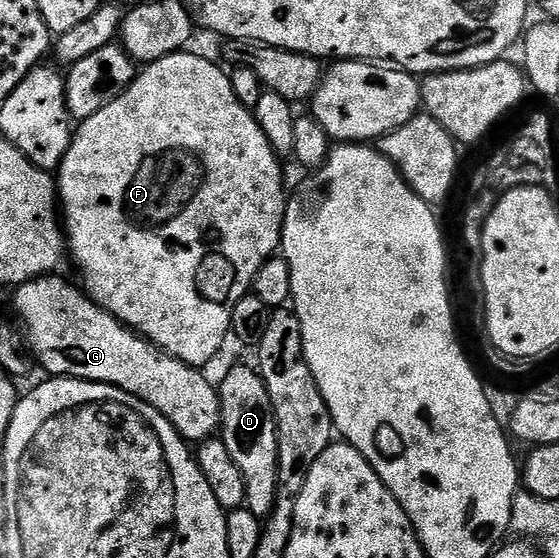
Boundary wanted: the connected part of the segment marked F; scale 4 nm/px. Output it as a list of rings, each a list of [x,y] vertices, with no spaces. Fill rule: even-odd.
[[[179,51],[179,52],[176,52],[176,53],[173,53],[173,54],[172,54],[172,55],[168,55],[168,56],[167,56],[167,57],[165,57],[165,58],[164,58],[164,59],[160,59],[160,60],[159,60],[159,61],[151,61],[151,62],[149,62],[149,64],[147,64],[147,65],[146,65],[146,66],[145,66],[145,68],[143,68],[143,69],[146,69],[146,70],[144,70],[144,71],[143,71],[143,73],[142,73],[142,70],[141,70],[141,72],[139,72],[139,73],[138,73],[138,74],[137,74],[137,76],[135,76],[135,79],[134,79],[134,81],[133,81],[133,82],[132,82],[132,84],[130,84],[130,85],[129,85],[129,87],[128,87],[128,88],[126,88],[126,90],[125,90],[125,91],[123,91],[123,92],[122,92],[122,93],[121,93],[121,94],[120,94],[120,96],[119,96],[119,97],[117,97],[117,98],[116,98],[116,99],[112,99],[112,103],[108,103],[108,107],[103,107],[103,108],[102,108],[102,110],[100,110],[100,111],[96,111],[96,115],[92,115],[92,119],[88,119],[88,120],[87,120],[87,121],[84,121],[84,122],[81,122],[81,124],[79,124],[79,125],[78,125],[78,126],[77,126],[77,128],[75,128],[75,129],[74,129],[74,130],[73,130],[73,133],[72,133],[72,136],[71,136],[71,139],[70,139],[70,146],[69,146],[69,147],[68,147],[68,151],[67,151],[67,152],[66,152],[66,154],[65,154],[65,155],[64,155],[64,159],[63,159],[63,160],[62,160],[62,163],[61,163],[61,165],[59,165],[59,166],[58,166],[58,168],[57,168],[57,170],[56,170],[56,196],[57,196],[57,198],[58,198],[58,200],[59,200],[59,202],[60,202],[60,217],[61,217],[61,220],[62,220],[62,221],[63,221],[63,222],[64,222],[64,232],[65,232],[65,235],[66,235],[66,240],[67,240],[67,242],[68,242],[68,253],[69,253],[69,256],[70,256],[70,257],[71,257],[71,258],[72,258],[72,261],[73,261],[73,257],[74,257],[74,261],[75,261],[75,263],[76,263],[76,264],[78,264],[78,269],[79,269],[79,271],[80,271],[80,272],[82,272],[82,281],[81,281],[81,280],[80,280],[80,285],[81,285],[81,288],[82,288],[82,289],[83,289],[83,290],[84,290],[84,292],[85,292],[85,294],[86,294],[86,296],[88,296],[88,297],[91,297],[91,299],[93,299],[93,300],[94,300],[94,301],[95,301],[95,303],[97,303],[97,305],[99,305],[99,306],[100,306],[100,307],[101,307],[101,308],[102,308],[102,309],[103,309],[103,310],[104,310],[104,311],[108,311],[108,312],[109,312],[109,313],[111,313],[111,315],[112,315],[112,316],[114,316],[114,317],[115,317],[115,318],[116,318],[116,320],[117,320],[117,321],[121,321],[121,322],[122,322],[122,324],[123,324],[123,325],[125,325],[125,326],[126,326],[126,328],[128,328],[128,329],[133,329],[133,330],[134,330],[134,332],[135,332],[135,333],[137,333],[137,334],[138,334],[138,336],[140,336],[140,337],[145,337],[145,338],[146,338],[146,340],[147,340],[147,341],[149,341],[149,342],[150,342],[150,344],[152,344],[152,345],[156,345],[156,346],[158,346],[158,348],[160,348],[160,349],[163,349],[163,350],[164,350],[164,351],[165,351],[165,352],[166,352],[166,354],[168,354],[168,355],[169,355],[169,356],[170,356],[170,357],[175,357],[175,358],[176,358],[176,359],[180,359],[180,360],[181,360],[181,361],[182,361],[182,362],[184,362],[184,364],[186,364],[186,365],[188,365],[188,366],[191,366],[191,367],[206,367],[206,364],[208,364],[208,363],[209,363],[209,361],[210,361],[210,360],[212,360],[212,359],[213,359],[213,357],[214,357],[214,356],[216,356],[216,355],[217,355],[217,353],[218,353],[218,352],[220,352],[220,351],[221,351],[221,349],[222,349],[222,344],[224,344],[224,343],[225,343],[225,341],[226,341],[226,337],[227,337],[227,341],[228,341],[228,334],[229,334],[229,333],[230,333],[230,320],[231,320],[231,319],[232,319],[232,307],[236,307],[236,303],[240,303],[240,299],[241,299],[241,298],[242,298],[242,297],[244,297],[244,296],[247,296],[247,294],[249,294],[249,293],[250,293],[250,292],[251,292],[251,289],[252,289],[252,286],[253,286],[253,283],[254,283],[254,276],[255,276],[255,275],[256,275],[256,271],[260,271],[260,267],[261,267],[261,266],[262,266],[262,264],[263,264],[263,263],[265,263],[265,262],[266,262],[266,260],[267,260],[267,259],[268,259],[268,258],[269,258],[269,257],[272,257],[272,256],[275,256],[275,254],[277,254],[277,253],[278,253],[278,252],[279,252],[279,249],[280,249],[280,246],[281,246],[281,243],[282,243],[282,220],[284,220],[284,218],[285,218],[285,217],[286,217],[286,203],[287,203],[287,200],[288,200],[288,189],[285,189],[285,187],[284,187],[284,186],[282,186],[282,165],[281,165],[281,163],[280,163],[280,162],[278,162],[278,161],[281,161],[281,160],[280,160],[280,157],[279,157],[279,154],[277,154],[277,153],[275,153],[275,152],[274,152],[274,149],[273,149],[273,147],[272,147],[272,146],[270,146],[270,144],[269,144],[269,143],[268,143],[268,139],[267,139],[267,138],[266,138],[266,136],[265,136],[265,135],[264,135],[264,131],[263,131],[263,130],[262,130],[262,128],[261,128],[261,127],[260,127],[260,123],[259,123],[259,122],[258,122],[258,120],[257,120],[257,119],[256,119],[256,118],[254,118],[254,115],[253,115],[253,112],[251,112],[251,110],[248,110],[248,109],[245,109],[245,107],[244,107],[244,106],[242,106],[242,104],[241,104],[241,103],[240,103],[240,99],[236,99],[236,91],[232,91],[232,83],[231,83],[231,82],[230,82],[230,79],[229,79],[229,76],[228,76],[228,73],[227,73],[227,70],[225,70],[225,71],[224,71],[224,70],[222,70],[222,69],[221,69],[221,67],[220,67],[220,66],[218,66],[218,65],[213,65],[213,63],[212,63],[212,62],[210,62],[210,61],[209,61],[209,59],[208,59],[208,58],[206,58],[206,57],[197,57],[197,55],[196,55],[196,54],[194,54],[194,53],[190,53],[190,52],[191,52],[191,51]]]

